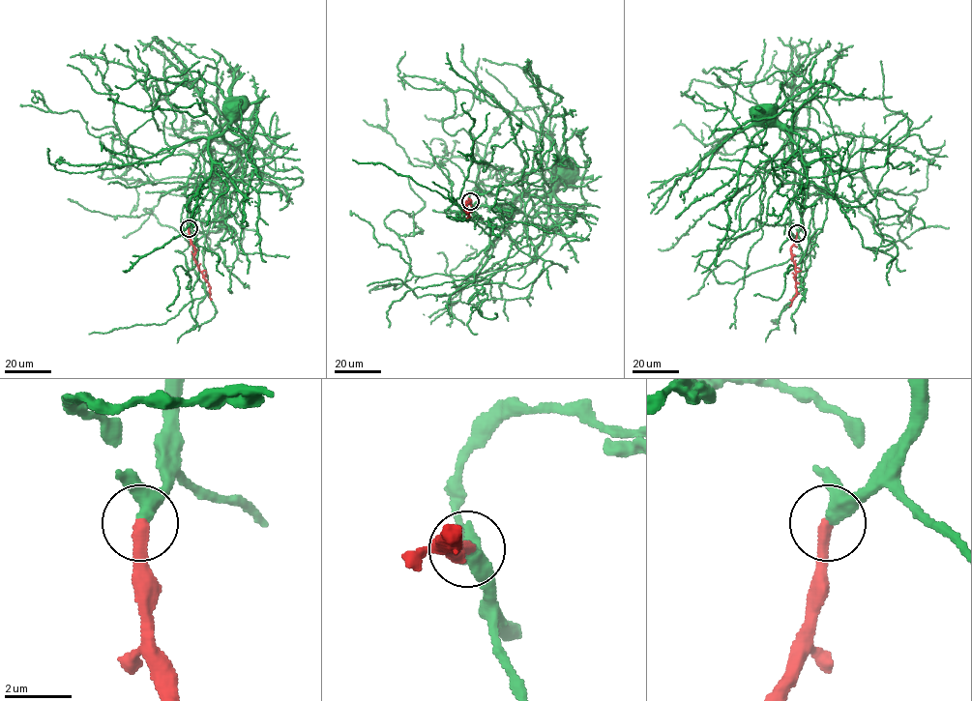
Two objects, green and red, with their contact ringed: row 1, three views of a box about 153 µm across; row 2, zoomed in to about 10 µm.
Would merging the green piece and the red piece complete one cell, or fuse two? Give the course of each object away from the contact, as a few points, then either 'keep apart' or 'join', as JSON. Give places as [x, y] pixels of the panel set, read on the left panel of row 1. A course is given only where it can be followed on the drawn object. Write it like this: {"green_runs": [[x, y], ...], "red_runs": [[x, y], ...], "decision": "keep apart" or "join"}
{"green_runs": [[189, 227], [191, 215], [186, 189], [188, 176], [198, 155], [231, 117], [226, 118], [231, 109]], "red_runs": [[189, 228], [193, 258], [209, 286], [212, 300]], "decision": "join"}

